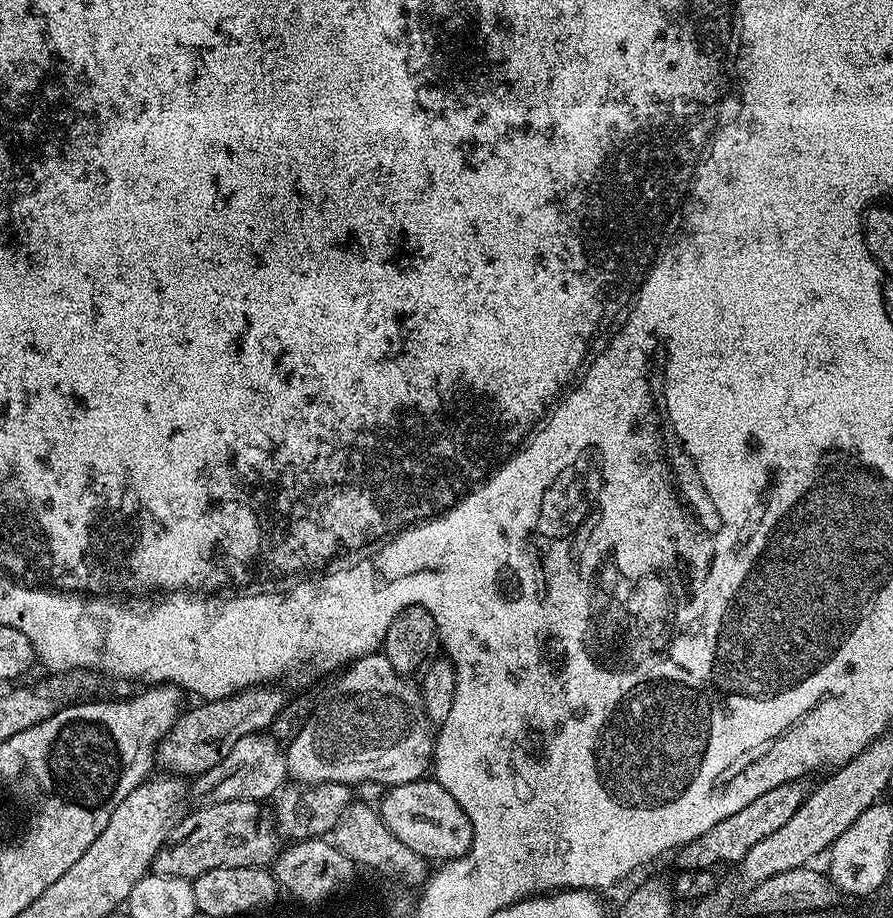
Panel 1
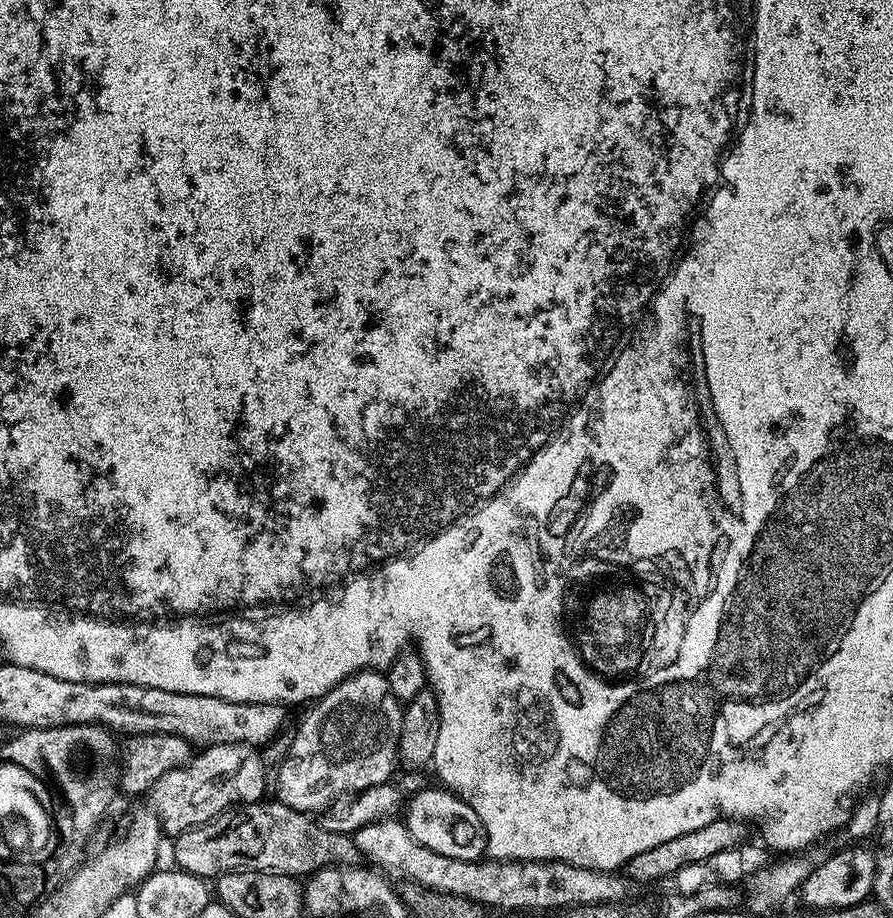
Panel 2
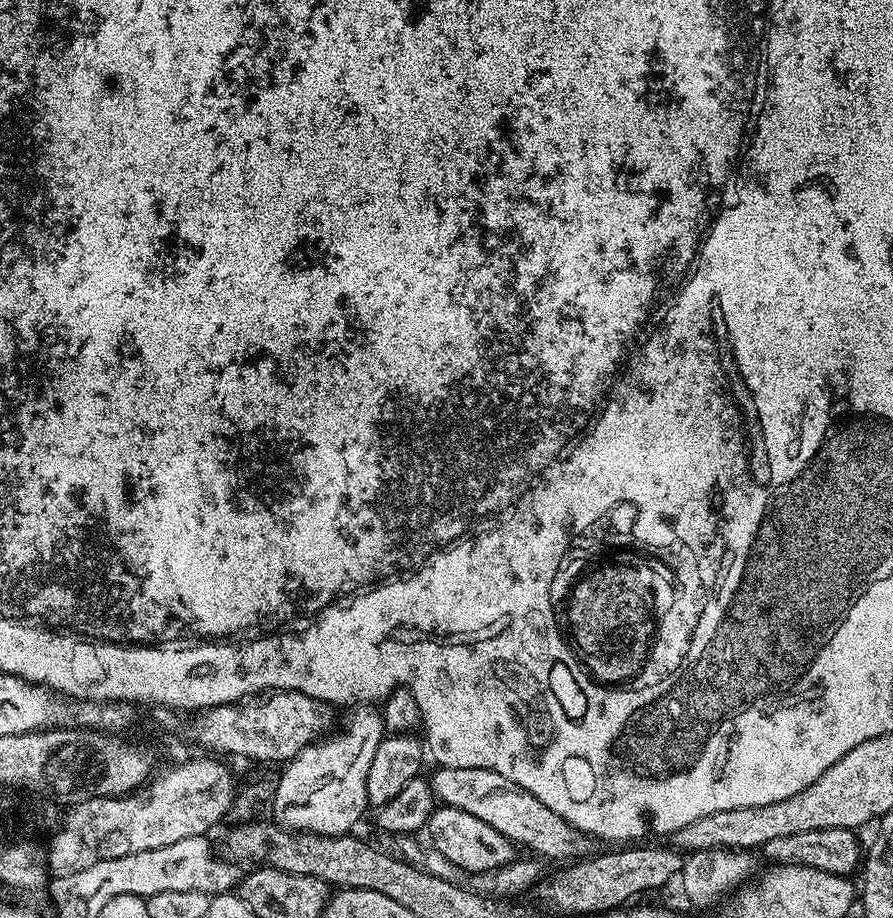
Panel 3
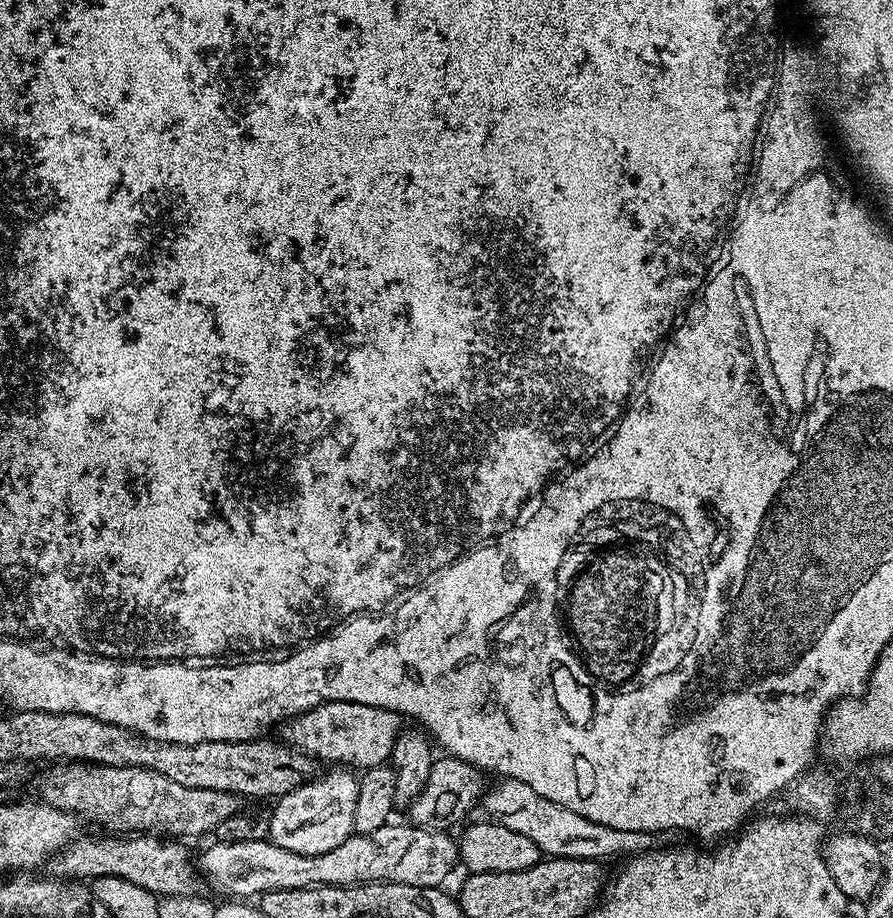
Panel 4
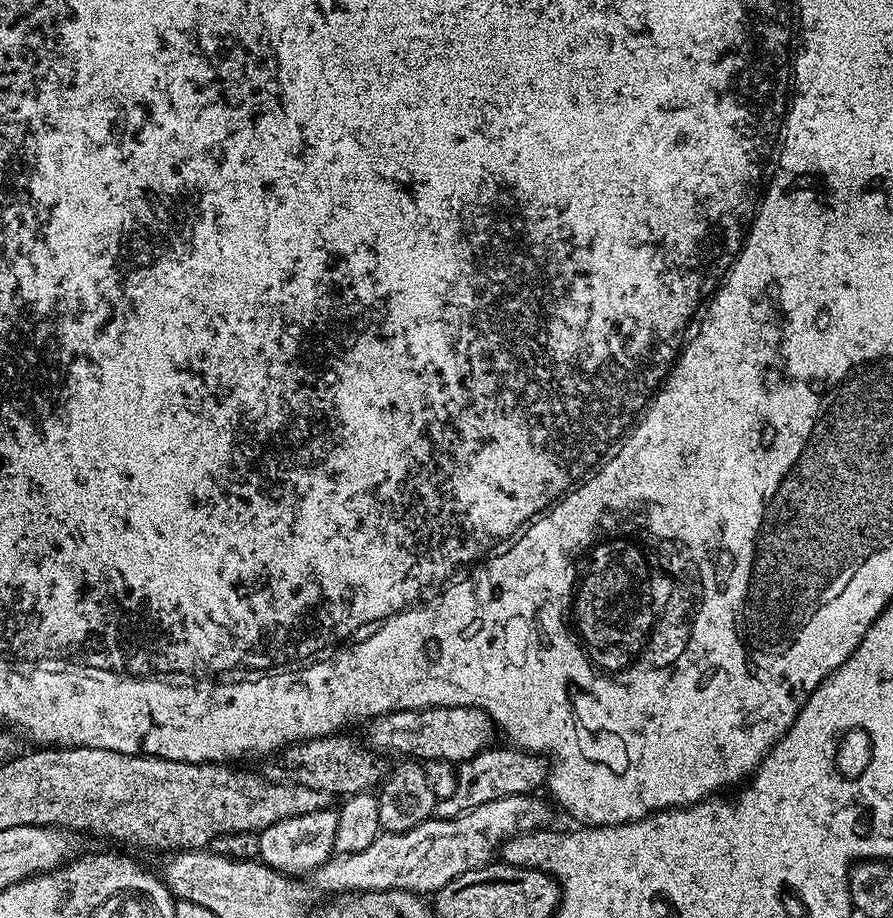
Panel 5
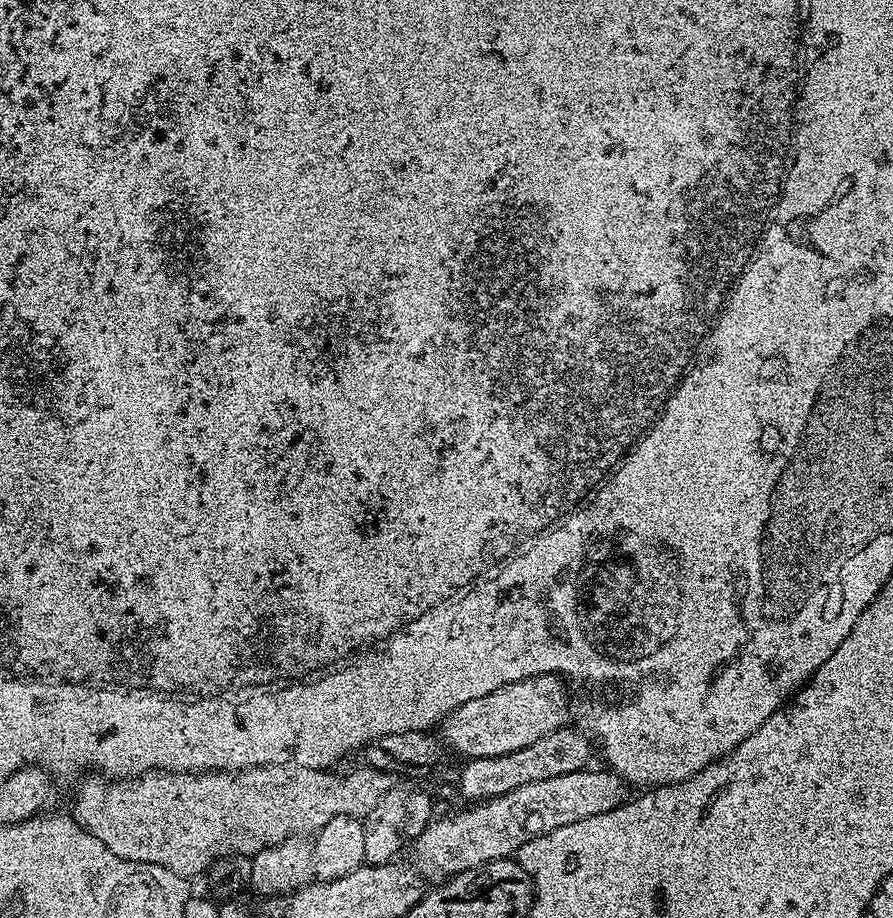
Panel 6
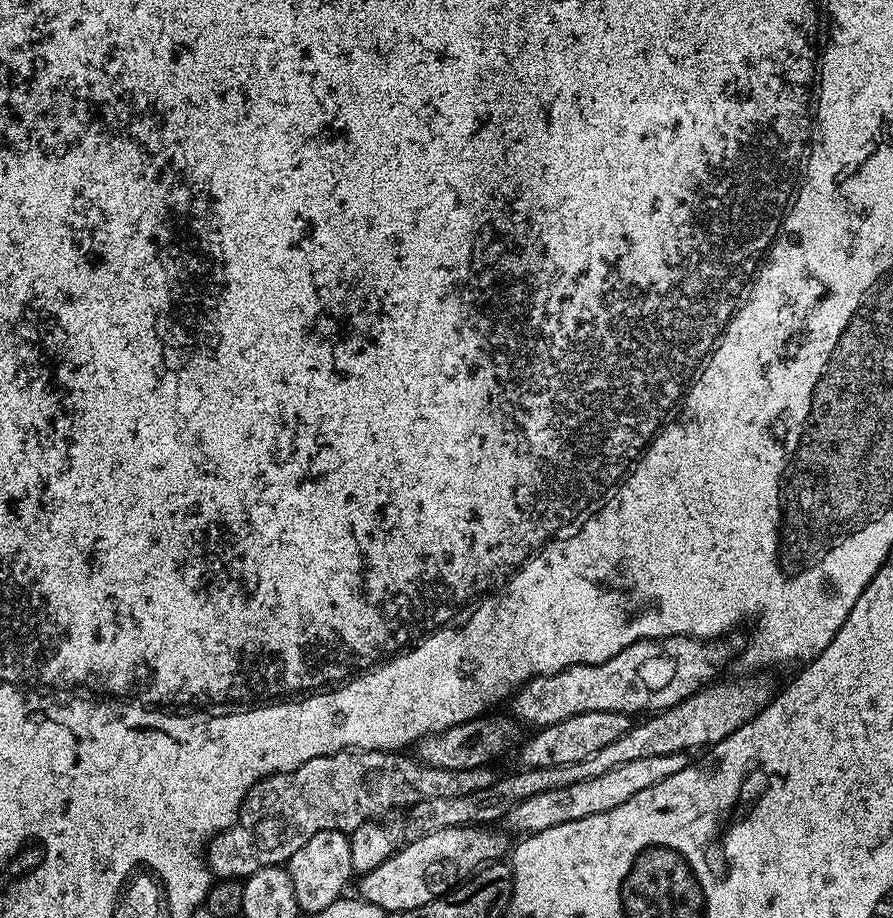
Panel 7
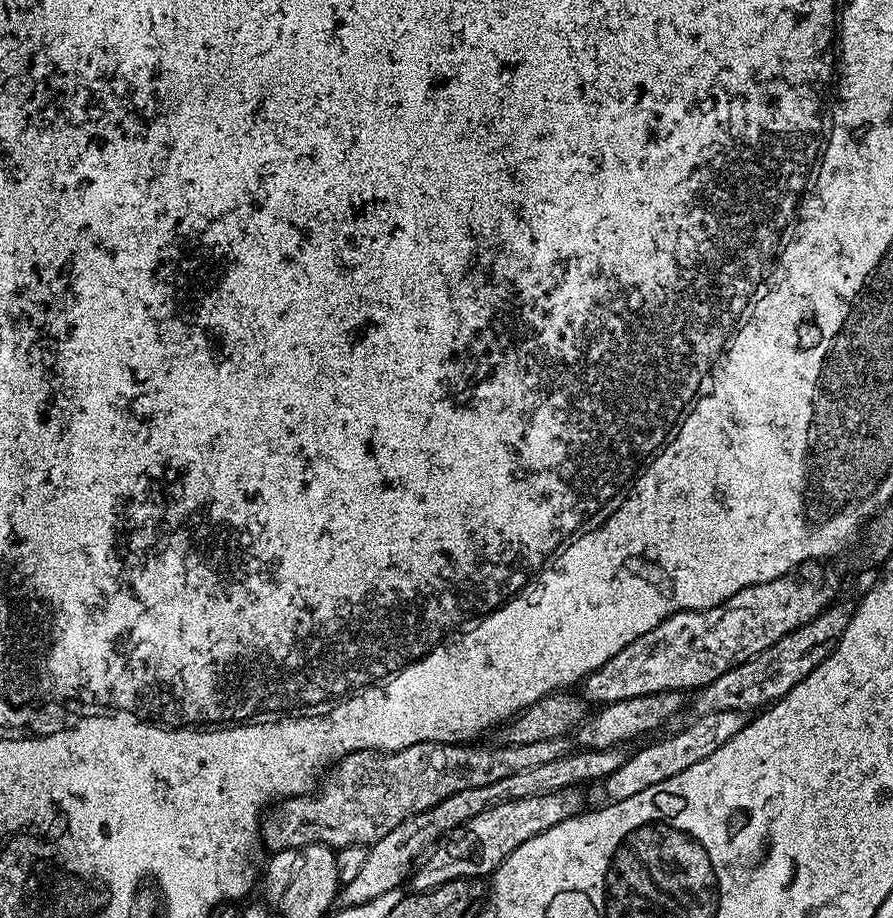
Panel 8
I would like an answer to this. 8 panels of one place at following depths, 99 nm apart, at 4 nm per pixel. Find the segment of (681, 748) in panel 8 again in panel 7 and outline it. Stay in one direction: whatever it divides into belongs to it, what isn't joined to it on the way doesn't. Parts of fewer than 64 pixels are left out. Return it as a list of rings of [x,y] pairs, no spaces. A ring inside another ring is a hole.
[[[687,751],[637,758],[635,762],[626,762],[615,770],[606,770],[606,774],[598,774],[598,778],[586,778],[586,782],[574,782],[572,786],[562,786],[558,790],[546,790],[546,794],[534,794],[534,798],[526,798],[526,802],[518,802],[508,809],[506,821],[519,834],[531,834],[550,830],[550,826],[562,826],[562,822],[590,818],[590,814],[606,814],[606,810],[614,810],[614,806],[630,802],[634,794],[658,786],[658,782],[666,782],[666,778],[678,774],[678,770],[682,770],[689,762]]]

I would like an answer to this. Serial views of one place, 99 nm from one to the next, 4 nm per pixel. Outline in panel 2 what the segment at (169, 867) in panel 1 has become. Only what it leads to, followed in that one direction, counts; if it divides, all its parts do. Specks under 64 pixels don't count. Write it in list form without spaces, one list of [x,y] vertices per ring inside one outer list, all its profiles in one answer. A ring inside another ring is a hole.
[[[276,798],[227,808],[210,822],[180,833],[173,844],[175,867],[205,878],[215,878],[223,872],[273,872],[307,878],[323,868],[356,866],[362,860],[349,833],[326,830],[309,813],[294,810]]]

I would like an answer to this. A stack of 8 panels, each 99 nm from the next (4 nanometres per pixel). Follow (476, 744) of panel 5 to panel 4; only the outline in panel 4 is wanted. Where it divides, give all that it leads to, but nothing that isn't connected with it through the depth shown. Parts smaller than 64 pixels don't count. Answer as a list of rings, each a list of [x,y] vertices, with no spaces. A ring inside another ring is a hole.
[[[325,700],[323,704],[314,706],[309,712],[291,717],[292,728],[285,730],[283,739],[291,742],[307,756],[317,758],[319,761],[333,760],[336,763],[333,765],[336,766],[367,770],[389,763],[392,747],[396,745],[396,738],[402,732],[400,723],[402,723],[400,713],[385,708],[366,706],[358,702]]]

